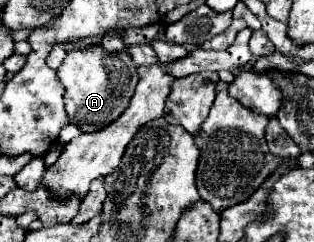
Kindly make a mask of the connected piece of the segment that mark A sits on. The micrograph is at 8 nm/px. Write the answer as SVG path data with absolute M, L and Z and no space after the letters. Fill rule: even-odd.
M93 43L67 51L65 61L57 69L57 77L65 87L65 109L69 123L77 125L83 133L99 131L113 123L129 105L129 99L139 81L137 67L129 53L107 53L103 45Z

